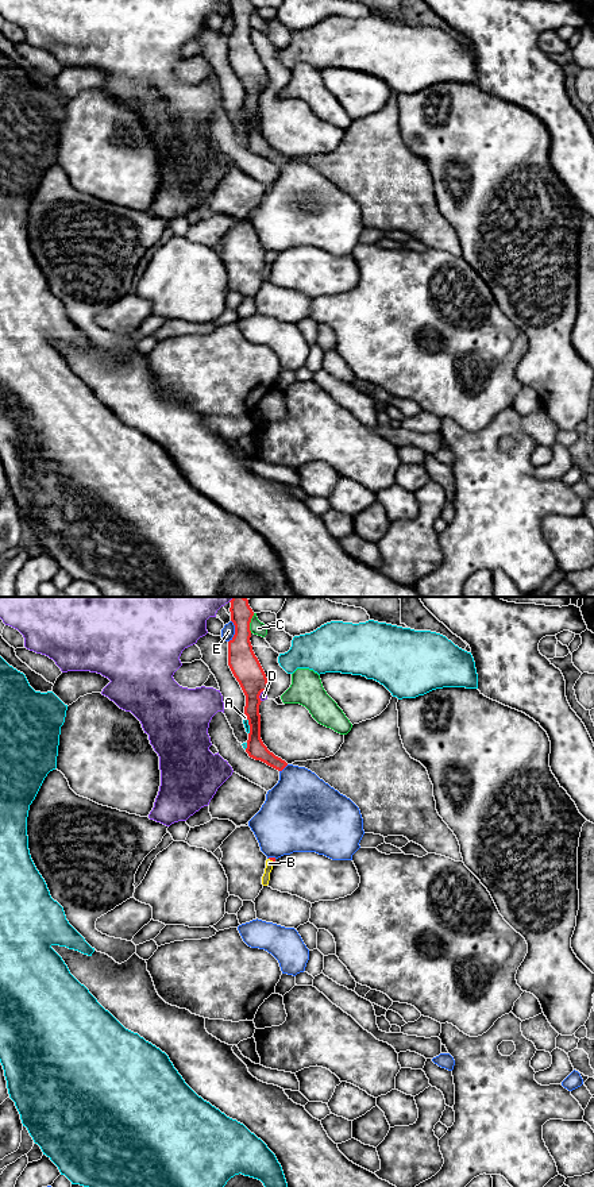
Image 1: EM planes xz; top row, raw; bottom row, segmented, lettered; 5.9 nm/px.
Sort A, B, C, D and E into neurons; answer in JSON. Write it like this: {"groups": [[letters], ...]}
{"groups": [["A"], ["B"], ["C"], ["D"], ["E"]]}

